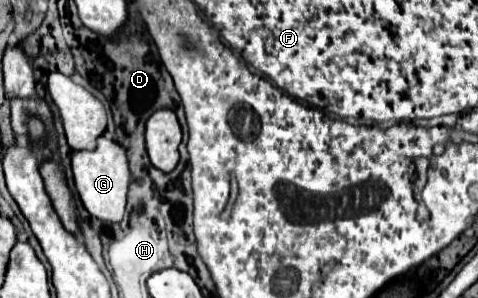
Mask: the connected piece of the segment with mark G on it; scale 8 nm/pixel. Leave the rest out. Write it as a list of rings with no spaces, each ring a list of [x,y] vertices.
[[[99,137],[93,151],[75,151],[71,155],[71,169],[79,199],[83,201],[85,209],[101,221],[121,221],[125,215],[125,197],[131,181],[127,151],[117,141]]]

